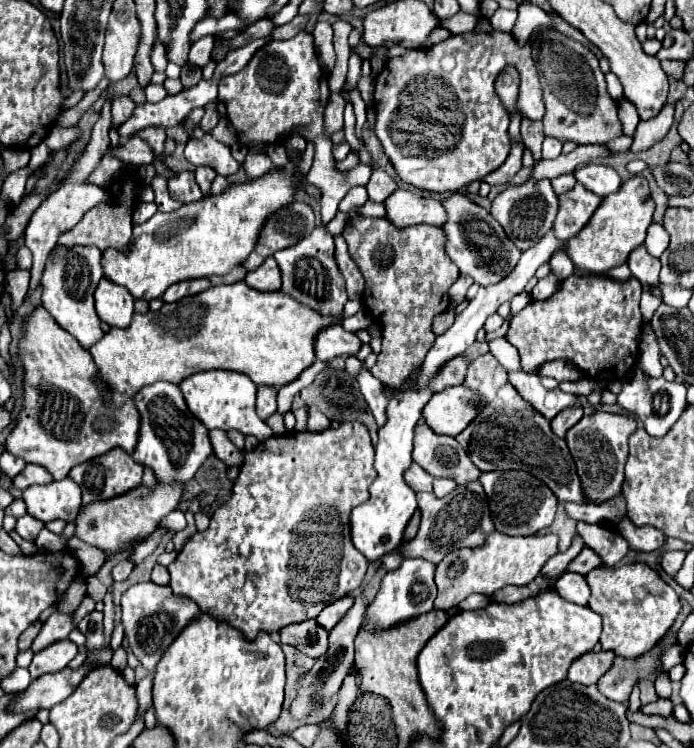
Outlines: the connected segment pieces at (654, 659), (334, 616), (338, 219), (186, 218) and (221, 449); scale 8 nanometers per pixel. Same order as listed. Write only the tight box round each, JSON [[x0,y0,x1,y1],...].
[[597,637,677,703],[317,597,353,629],[325,211,349,235],[101,169,303,301],[209,429,245,467]]

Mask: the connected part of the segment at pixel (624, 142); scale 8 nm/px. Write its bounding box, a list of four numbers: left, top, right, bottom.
[606,136,633,153]

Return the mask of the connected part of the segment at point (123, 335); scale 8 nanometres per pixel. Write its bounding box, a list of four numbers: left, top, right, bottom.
[89,281,343,407]

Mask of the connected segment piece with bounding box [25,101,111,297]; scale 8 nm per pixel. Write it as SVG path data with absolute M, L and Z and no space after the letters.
M107 101L101 109L101 117L97 121L97 125L93 127L93 135L91 137L101 137L101 141L97 139L91 139L85 153L79 157L75 169L65 177L63 185L59 187L59 191L55 191L47 203L41 203L37 207L37 211L33 213L27 229L25 229L25 245L31 249L33 253L33 267L31 267L31 283L29 283L29 291L25 297L29 297L39 285L41 285L41 275L43 275L43 269L45 269L45 263L47 263L47 255L51 253L51 249L55 247L57 243L57 237L65 231L69 231L73 225L77 225L77 221L81 221L81 217L93 209L95 205L103 203L103 201L109 201L111 199L111 193L107 187L97 187L97 185L91 185L91 183L85 183L87 175L95 169L95 165L99 163L103 151L107 149L109 145L109 121L111 121L111 101Z

